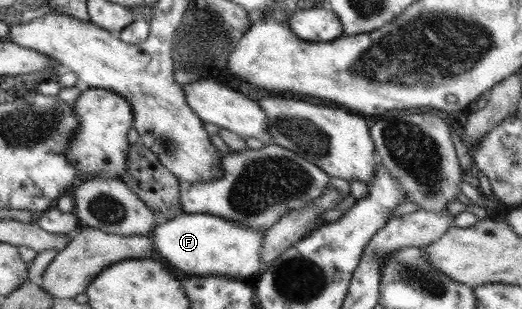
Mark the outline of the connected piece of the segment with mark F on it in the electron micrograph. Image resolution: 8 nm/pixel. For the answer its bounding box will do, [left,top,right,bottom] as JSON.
[151,213,265,280]

